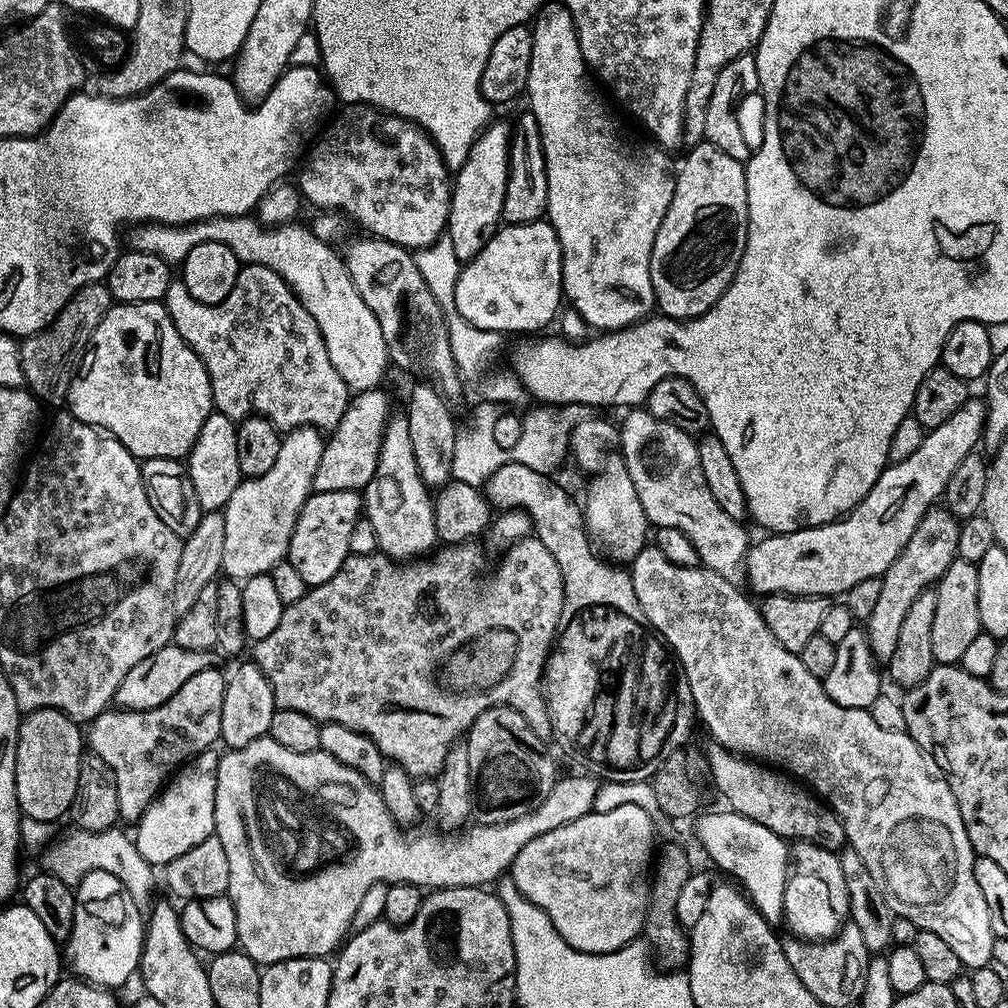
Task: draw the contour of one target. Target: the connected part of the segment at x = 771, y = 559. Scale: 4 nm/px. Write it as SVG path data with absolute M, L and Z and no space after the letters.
M969 398L942 426L925 435L915 454L903 462L889 464L878 482L874 482L870 494L839 520L793 532L768 534L765 540L757 544L755 541L744 559L747 587L760 592L761 597L780 592L784 596L836 598L839 592L847 594L850 586L858 586L866 578L883 576L894 558L902 554L906 542L910 542L910 534L918 530L918 522L943 497L950 474L981 443L987 409L983 399Z

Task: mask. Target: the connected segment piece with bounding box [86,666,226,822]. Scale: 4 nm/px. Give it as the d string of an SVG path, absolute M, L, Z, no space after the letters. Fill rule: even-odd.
M213 666L202 670L202 674L194 674L194 678L178 690L178 694L162 702L162 706L154 706L154 710L130 710L116 706L98 714L87 725L87 747L98 754L110 770L114 770L121 821L140 821L173 773L220 740L226 676L218 668Z

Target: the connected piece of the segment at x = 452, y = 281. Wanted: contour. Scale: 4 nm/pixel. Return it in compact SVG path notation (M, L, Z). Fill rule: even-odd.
M445 234L439 236L430 246L415 249L416 265L418 274L426 281L430 294L434 295L435 301L442 306L443 316L447 322L447 333L450 334L450 350L454 354L456 368L461 375L467 376L478 374L485 370L489 364L492 354L499 348L501 335L494 331L482 331L462 317L458 312L457 302L454 300L454 288L460 277L462 261L454 253L454 246L450 238Z

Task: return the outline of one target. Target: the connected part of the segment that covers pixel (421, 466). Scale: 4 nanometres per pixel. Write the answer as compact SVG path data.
M416 382L408 396L406 415L410 422L410 442L414 445L414 460L429 490L438 490L452 479L454 442L458 431L456 416L443 392L431 382Z

